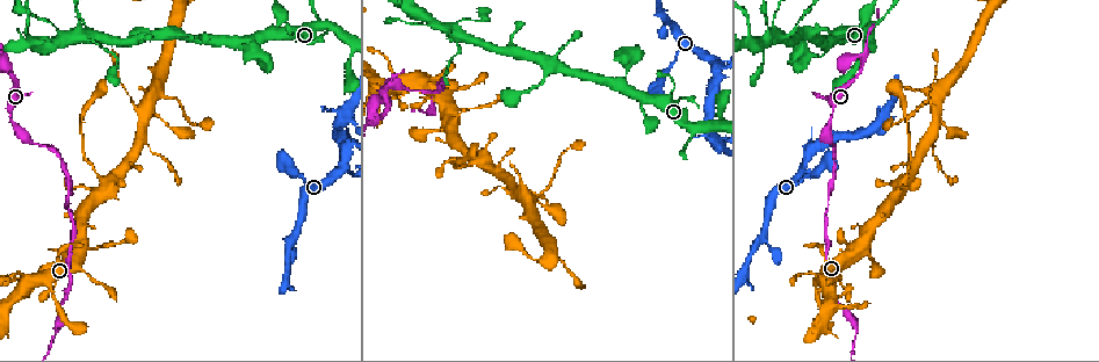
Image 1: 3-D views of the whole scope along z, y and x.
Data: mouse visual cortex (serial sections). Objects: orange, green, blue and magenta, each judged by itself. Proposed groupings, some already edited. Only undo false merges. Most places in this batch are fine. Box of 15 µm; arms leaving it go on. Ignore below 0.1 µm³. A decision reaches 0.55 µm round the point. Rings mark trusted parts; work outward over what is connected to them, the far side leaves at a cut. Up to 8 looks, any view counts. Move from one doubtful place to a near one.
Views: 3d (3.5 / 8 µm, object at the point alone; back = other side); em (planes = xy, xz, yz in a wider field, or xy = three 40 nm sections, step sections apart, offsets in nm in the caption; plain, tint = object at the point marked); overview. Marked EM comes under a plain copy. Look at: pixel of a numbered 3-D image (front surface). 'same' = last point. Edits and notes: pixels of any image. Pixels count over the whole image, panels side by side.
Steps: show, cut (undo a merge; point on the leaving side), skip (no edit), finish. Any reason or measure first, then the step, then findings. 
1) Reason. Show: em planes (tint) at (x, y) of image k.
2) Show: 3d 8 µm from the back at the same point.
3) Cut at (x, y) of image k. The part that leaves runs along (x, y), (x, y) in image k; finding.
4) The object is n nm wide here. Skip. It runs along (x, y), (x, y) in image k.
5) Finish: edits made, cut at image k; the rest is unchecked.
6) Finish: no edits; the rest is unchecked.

Thin neck. Show: 3d 3.5 µm from the back at (53, 337) of image 1.

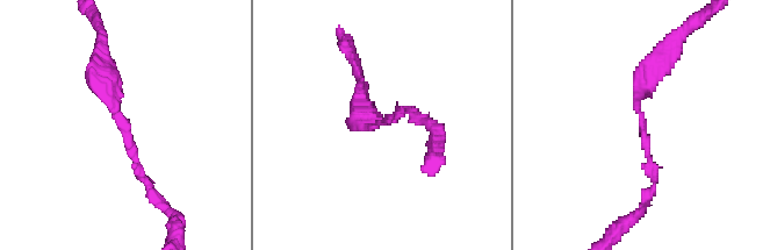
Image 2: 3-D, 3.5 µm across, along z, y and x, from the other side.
The arms are 100, 300 nm wide. Show: em xy step 5 (tint) at (376, 125) of image 2.

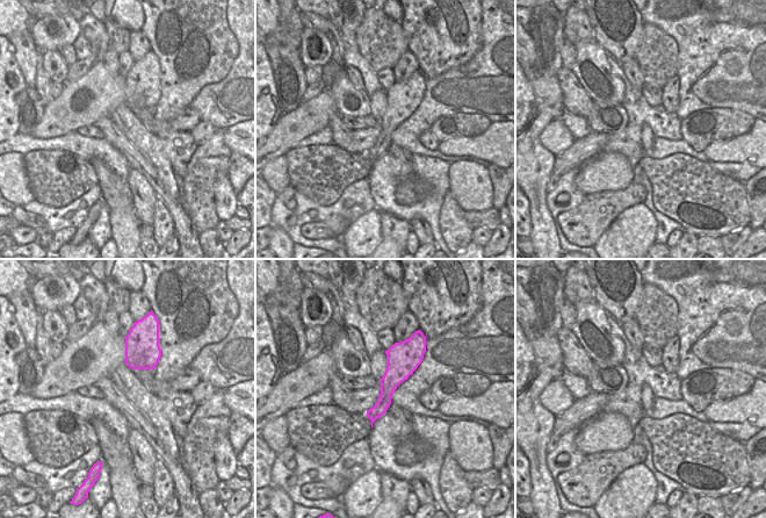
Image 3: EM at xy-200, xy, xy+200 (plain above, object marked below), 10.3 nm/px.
The object is 260 nm wide here. Skip. It runs along (99, 54), (102, 90), (145, 186) in image 2; continuous, no second cell.

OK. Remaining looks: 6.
Thin arm on a thick one. Show: 3d 3.5 µm at (477, 159) of image 1.

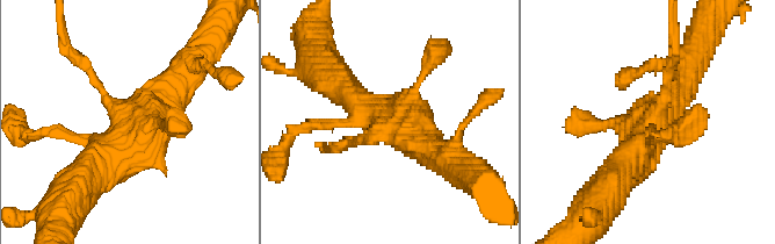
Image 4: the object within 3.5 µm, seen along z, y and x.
Show: em xy step 1 (tint) at (387, 129) of image 4.

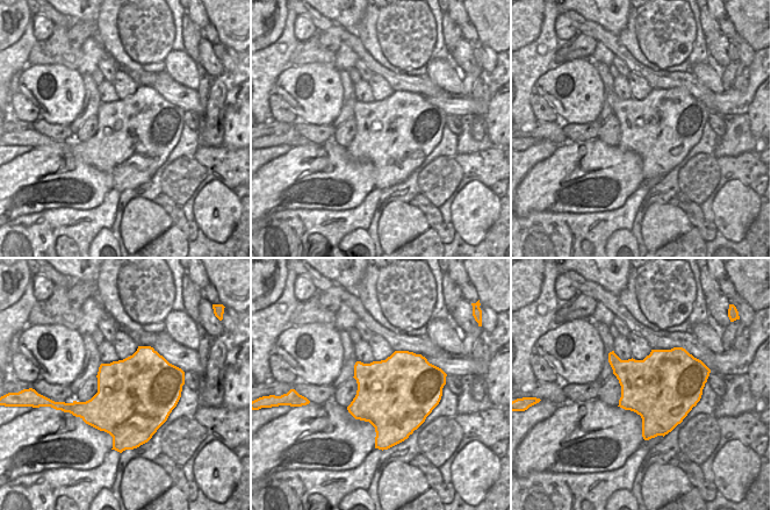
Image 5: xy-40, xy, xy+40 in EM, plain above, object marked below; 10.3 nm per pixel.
Skip. It runs along (81, 180), (131, 148), (181, 80) in image 4; continuous, no second cell.

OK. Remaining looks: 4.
Three-way junction. Show: 3d 3.5 µm at (406, 86) of image 1.

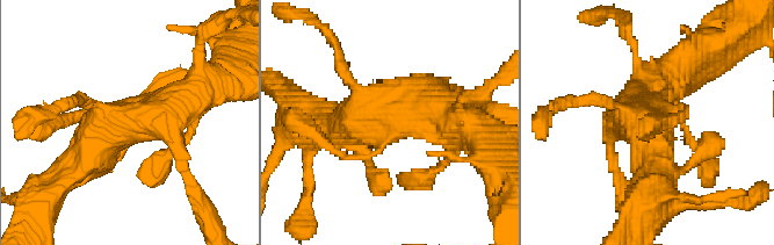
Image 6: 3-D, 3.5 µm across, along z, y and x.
Skip. It runs along (446, 110), (332, 150) in image 6; continuous, no second cell.

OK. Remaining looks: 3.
Finish: no edits; the rest is unchecked.

